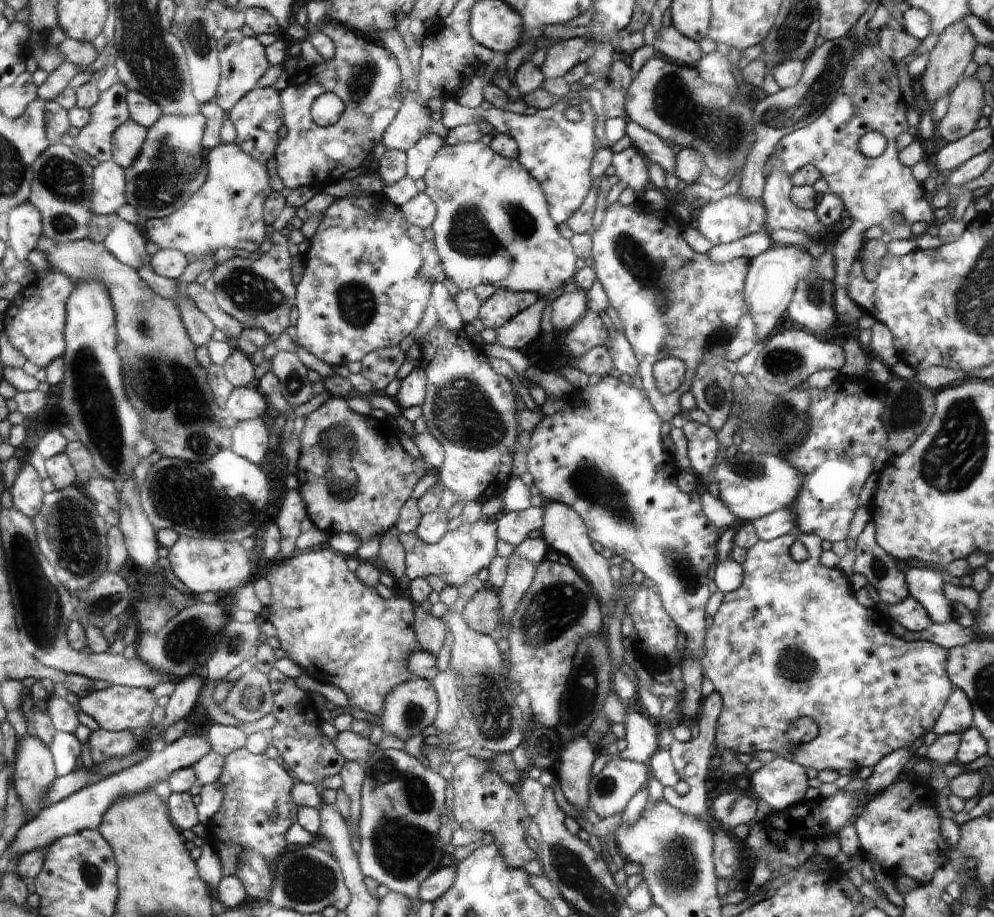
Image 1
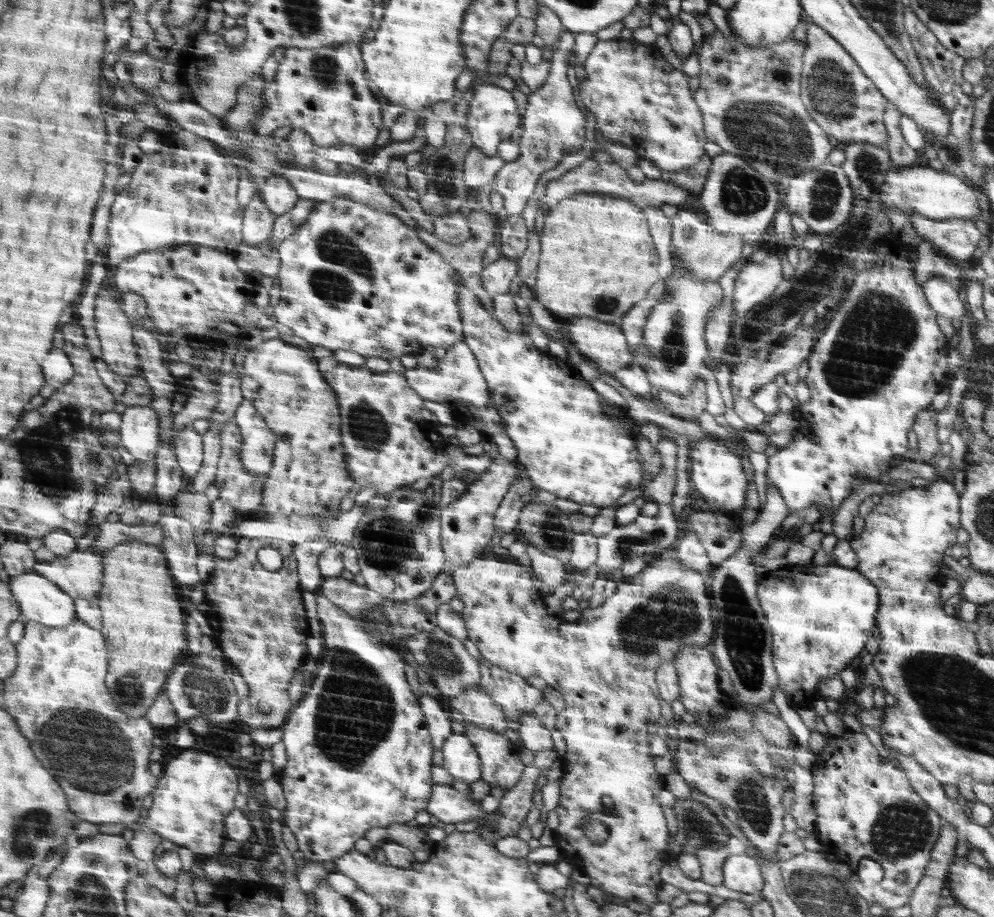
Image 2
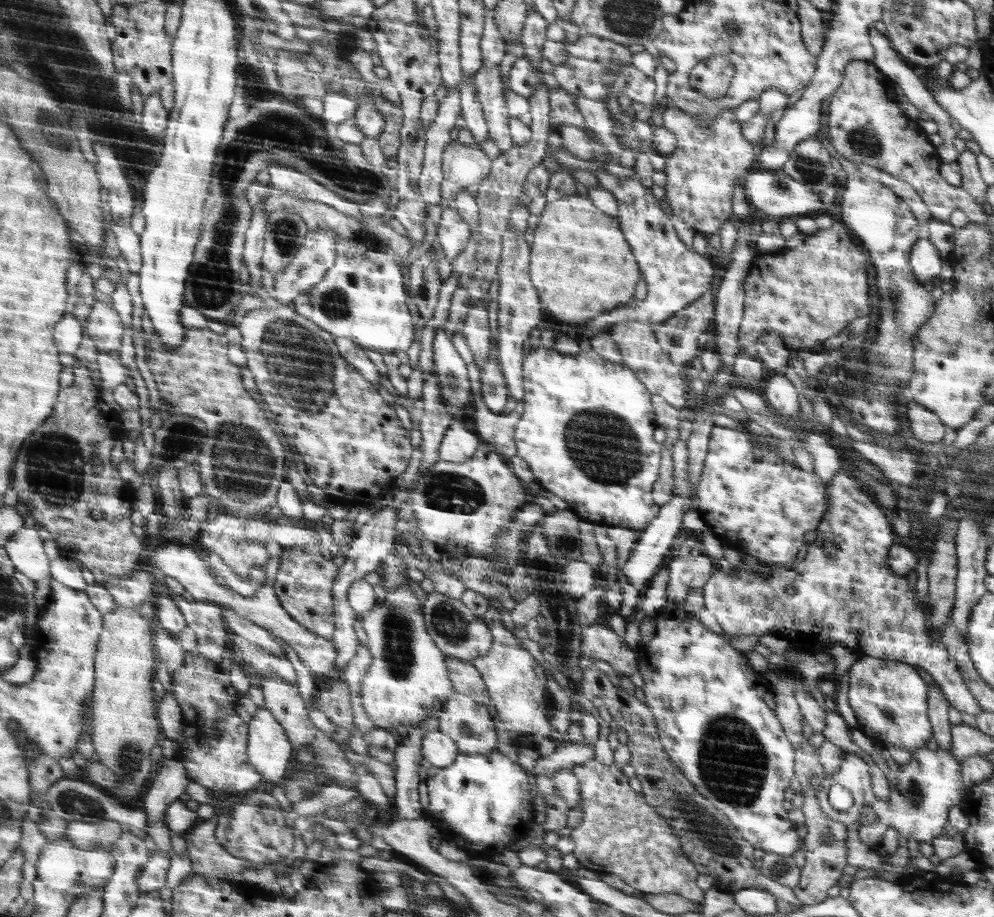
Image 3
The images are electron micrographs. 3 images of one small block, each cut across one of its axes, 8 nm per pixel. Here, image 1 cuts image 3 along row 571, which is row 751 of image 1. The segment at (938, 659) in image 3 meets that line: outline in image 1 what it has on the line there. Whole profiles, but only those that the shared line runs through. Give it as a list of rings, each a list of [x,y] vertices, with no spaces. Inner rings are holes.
[[[802,532],[785,534],[769,541],[759,540],[752,548],[747,550],[746,560],[742,564],[744,578],[740,588],[724,595],[718,612],[713,616],[714,624],[706,632],[704,656],[700,660],[704,677],[712,682],[715,691],[720,694],[723,700],[722,710],[716,724],[713,764],[721,762],[722,754],[726,749],[733,751],[736,755],[770,750],[770,752],[780,752],[783,755],[793,756],[793,761],[796,764],[802,764],[804,768],[814,768],[817,771],[825,769],[838,771],[844,768],[854,774],[864,766],[868,766],[868,768],[876,767],[890,752],[912,746],[912,742],[918,736],[922,736],[924,732],[928,732],[932,728],[934,720],[940,718],[938,714],[941,714],[944,710],[945,704],[953,692],[953,683],[950,680],[949,673],[946,672],[946,664],[949,660],[948,649],[925,640],[904,641],[892,633],[890,619],[884,612],[880,612],[879,608],[860,606],[856,602],[856,598],[854,598],[854,592],[852,592],[852,586],[850,586],[848,578],[844,576],[844,570],[840,570],[840,566],[829,568],[820,563],[820,554],[823,552],[820,546],[822,541],[821,537],[816,536],[816,534]],[[796,540],[800,540],[808,551],[808,558],[803,562],[797,562],[790,555],[790,546]],[[804,717],[812,718],[816,722],[818,736],[808,743],[795,744],[786,736],[786,732],[790,732],[790,726],[796,724],[796,720]]]

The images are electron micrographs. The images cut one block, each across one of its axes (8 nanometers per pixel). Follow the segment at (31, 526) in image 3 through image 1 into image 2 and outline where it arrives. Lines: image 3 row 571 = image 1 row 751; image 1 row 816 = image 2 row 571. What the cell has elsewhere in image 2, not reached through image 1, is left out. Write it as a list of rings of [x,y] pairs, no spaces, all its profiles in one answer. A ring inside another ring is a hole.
[[[32,570],[13,577],[10,585],[22,613],[30,621],[54,628],[70,627],[76,623],[76,599],[56,581]]]

